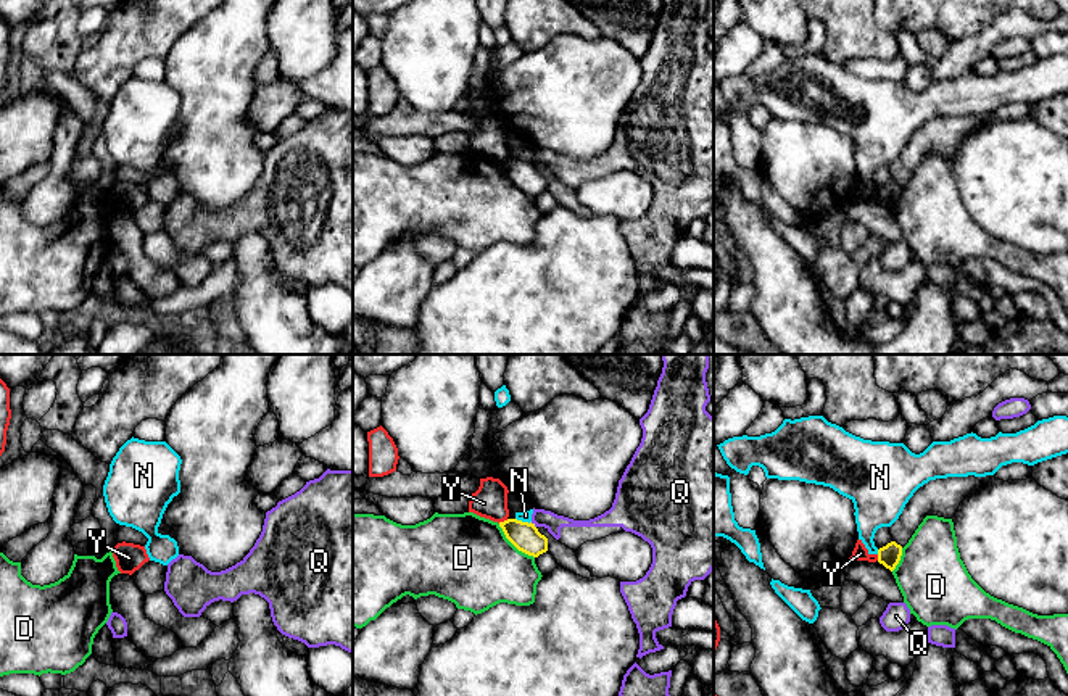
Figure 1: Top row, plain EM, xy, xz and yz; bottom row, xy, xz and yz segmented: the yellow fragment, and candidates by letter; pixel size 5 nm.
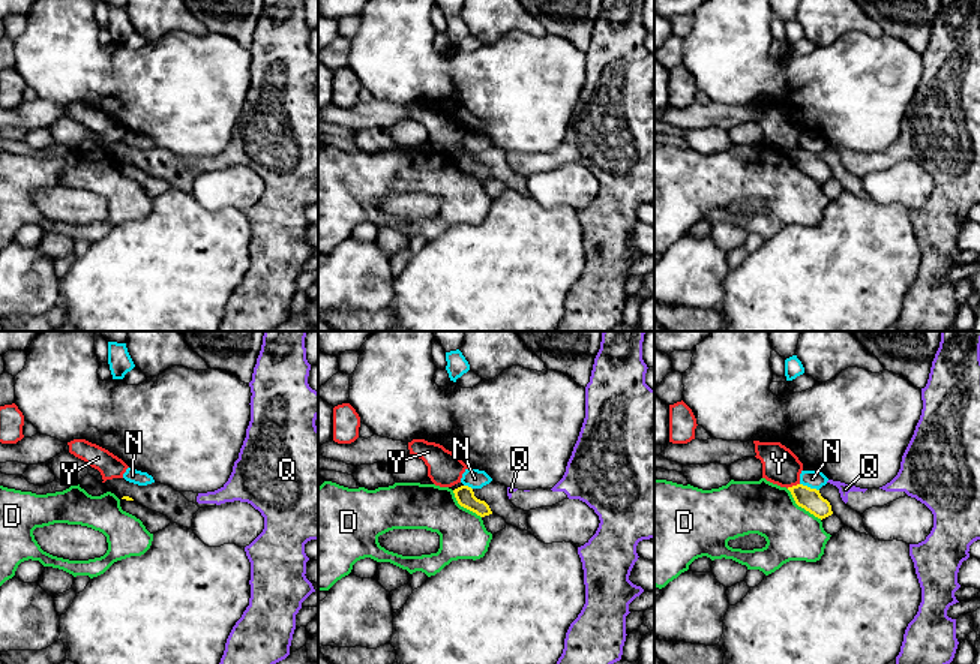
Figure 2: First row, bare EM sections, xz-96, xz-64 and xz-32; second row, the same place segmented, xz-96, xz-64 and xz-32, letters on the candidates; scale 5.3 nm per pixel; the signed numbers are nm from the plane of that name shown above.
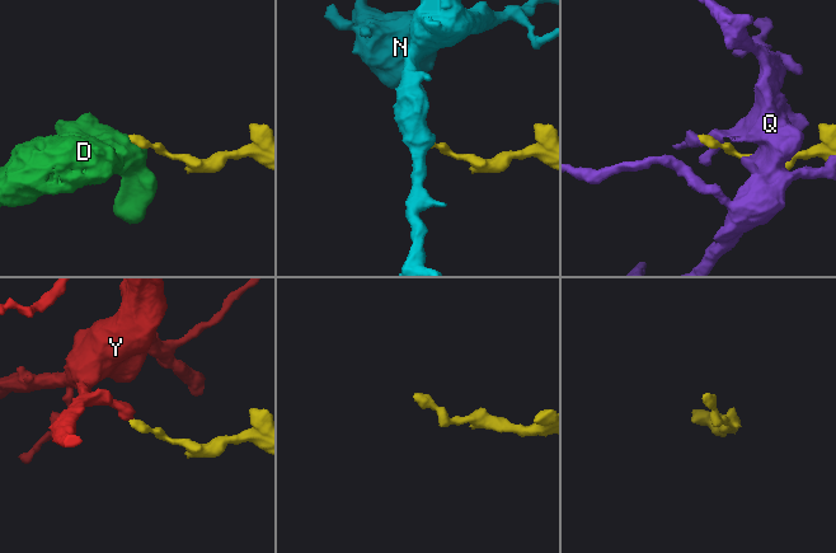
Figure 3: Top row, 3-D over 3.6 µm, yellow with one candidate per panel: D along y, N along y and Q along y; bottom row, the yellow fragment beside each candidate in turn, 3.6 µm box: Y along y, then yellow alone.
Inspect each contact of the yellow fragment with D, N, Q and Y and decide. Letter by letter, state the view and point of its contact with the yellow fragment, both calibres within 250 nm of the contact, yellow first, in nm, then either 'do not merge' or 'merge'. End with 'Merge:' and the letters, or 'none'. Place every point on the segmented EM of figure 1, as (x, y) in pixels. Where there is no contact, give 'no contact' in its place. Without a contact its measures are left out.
D: contact xz (514, 545); calibres 140 and 440 nm; do not merge
N: contact xz (524, 522); calibres 140 and 60 nm; do not merge
Q: contact xz (534, 526); calibres 140 and 90 nm; do not merge
Y: contact xz (505, 521); calibres 140 and 170 nm; do not merge
Merge: none

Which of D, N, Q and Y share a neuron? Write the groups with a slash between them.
D / N / Q / Y

